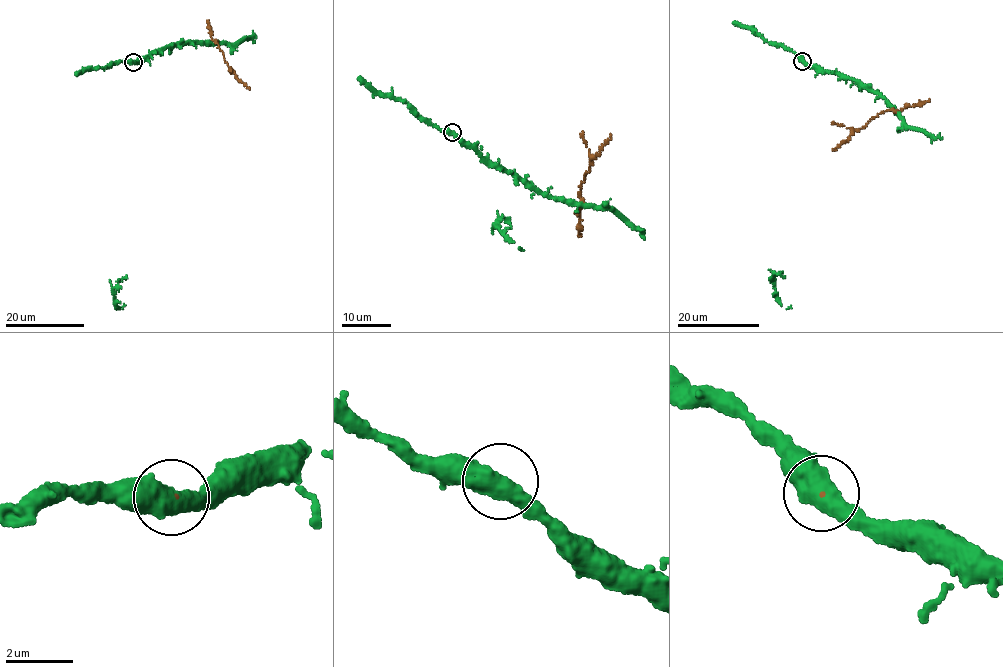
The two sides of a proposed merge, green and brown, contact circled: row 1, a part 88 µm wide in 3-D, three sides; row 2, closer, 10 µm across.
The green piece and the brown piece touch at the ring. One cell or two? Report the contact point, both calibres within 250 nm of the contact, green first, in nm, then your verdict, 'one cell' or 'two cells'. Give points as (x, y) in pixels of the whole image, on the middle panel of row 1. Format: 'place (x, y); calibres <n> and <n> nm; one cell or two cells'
place (452, 132); calibres 480 and 50 nm; two cells

